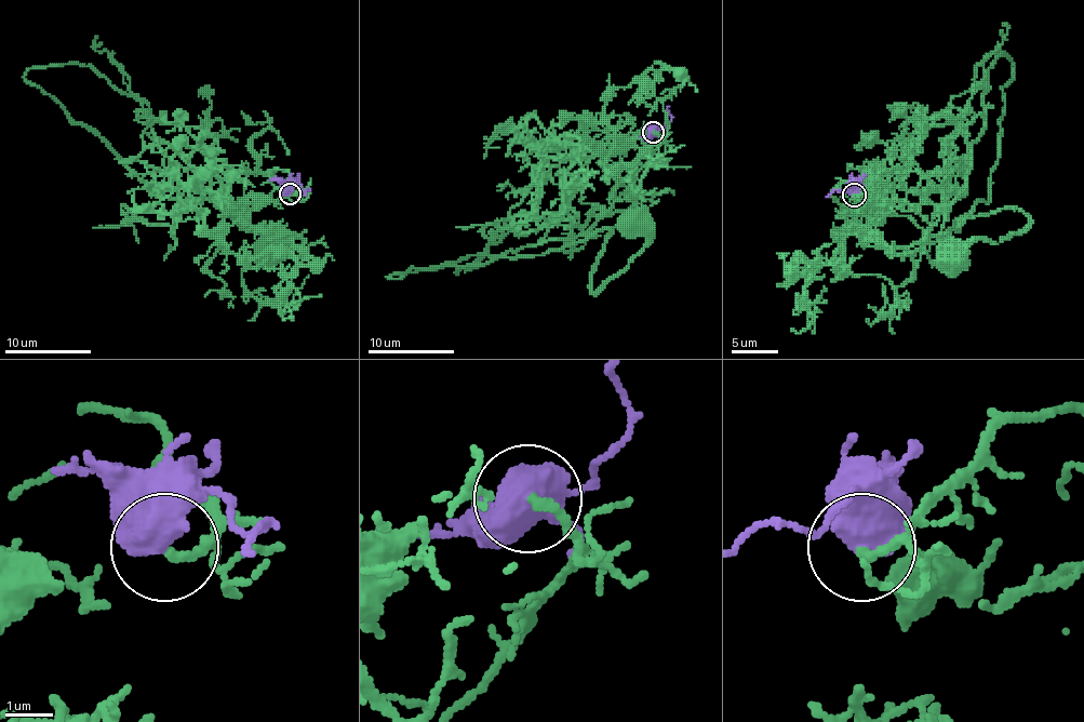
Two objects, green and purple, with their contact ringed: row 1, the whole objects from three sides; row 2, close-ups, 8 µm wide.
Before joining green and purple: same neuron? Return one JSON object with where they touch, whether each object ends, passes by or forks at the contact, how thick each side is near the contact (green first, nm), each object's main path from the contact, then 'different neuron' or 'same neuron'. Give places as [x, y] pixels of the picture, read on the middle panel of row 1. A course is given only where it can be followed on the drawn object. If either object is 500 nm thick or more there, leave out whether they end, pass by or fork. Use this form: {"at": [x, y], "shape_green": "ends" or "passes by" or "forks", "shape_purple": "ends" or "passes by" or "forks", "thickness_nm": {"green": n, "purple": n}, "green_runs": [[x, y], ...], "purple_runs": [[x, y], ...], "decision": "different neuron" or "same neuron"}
{"at": [653, 132], "thickness_nm": {"green": 200, "purple": 750}, "green_runs": [[654, 132], [634, 203], [593, 208], [576, 238], [387, 277], [609, 229], [596, 292], [645, 242], [639, 223]], "purple_runs": [[652, 132], [671, 119], [669, 106]], "decision": "same neuron"}

